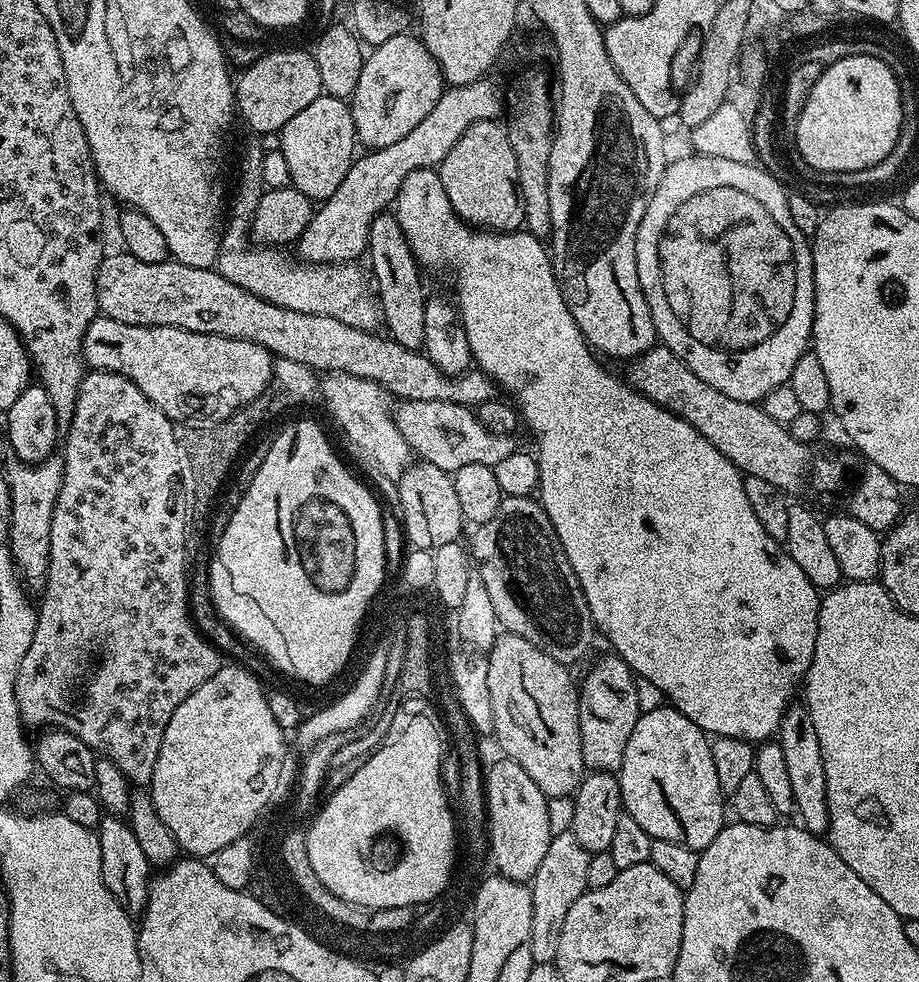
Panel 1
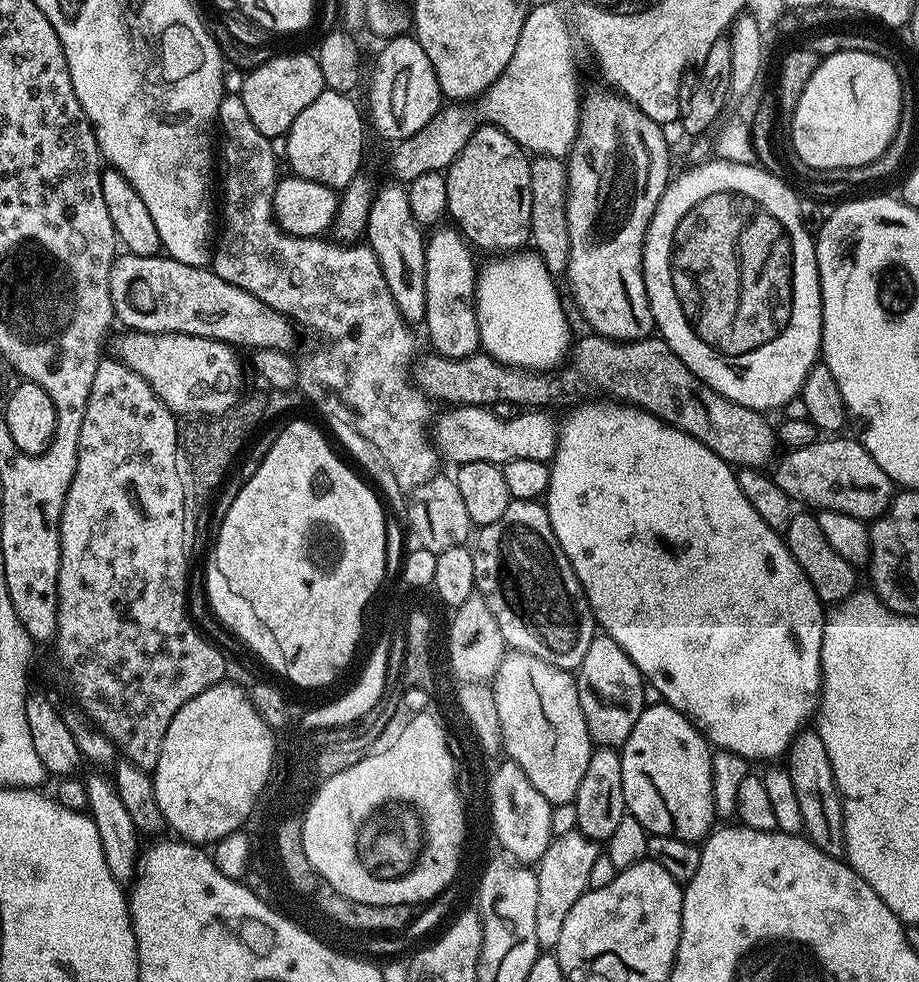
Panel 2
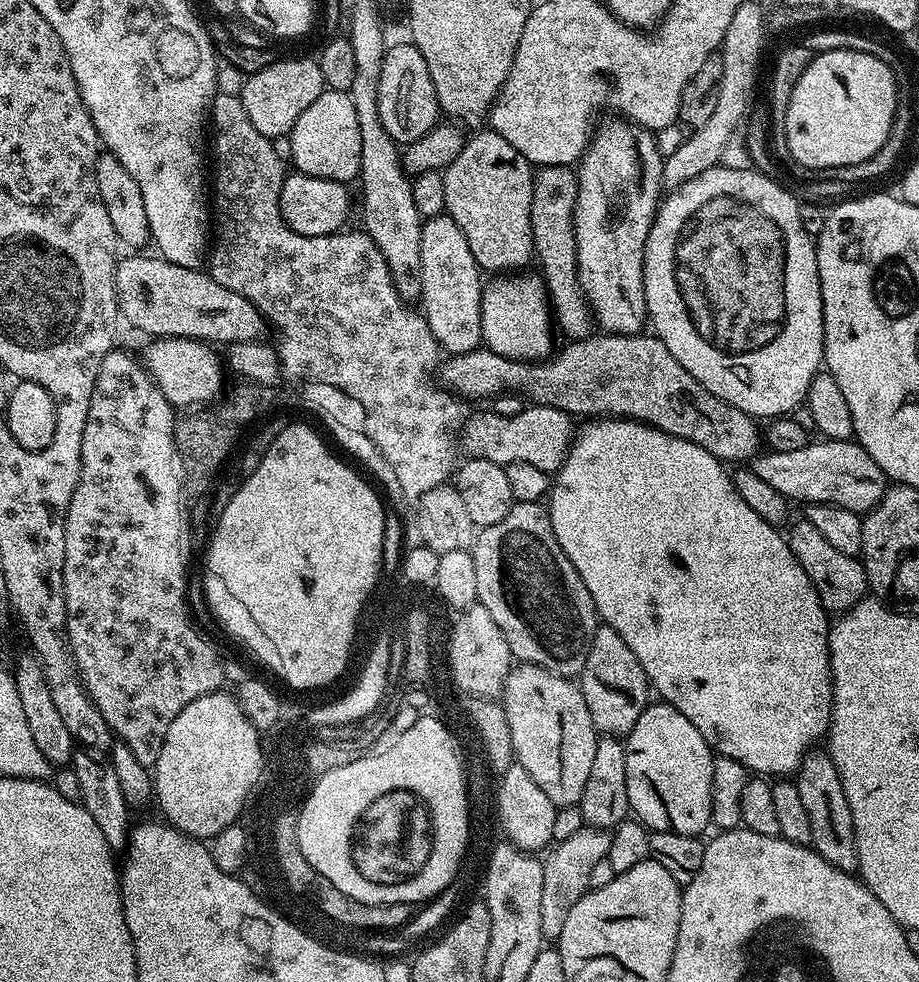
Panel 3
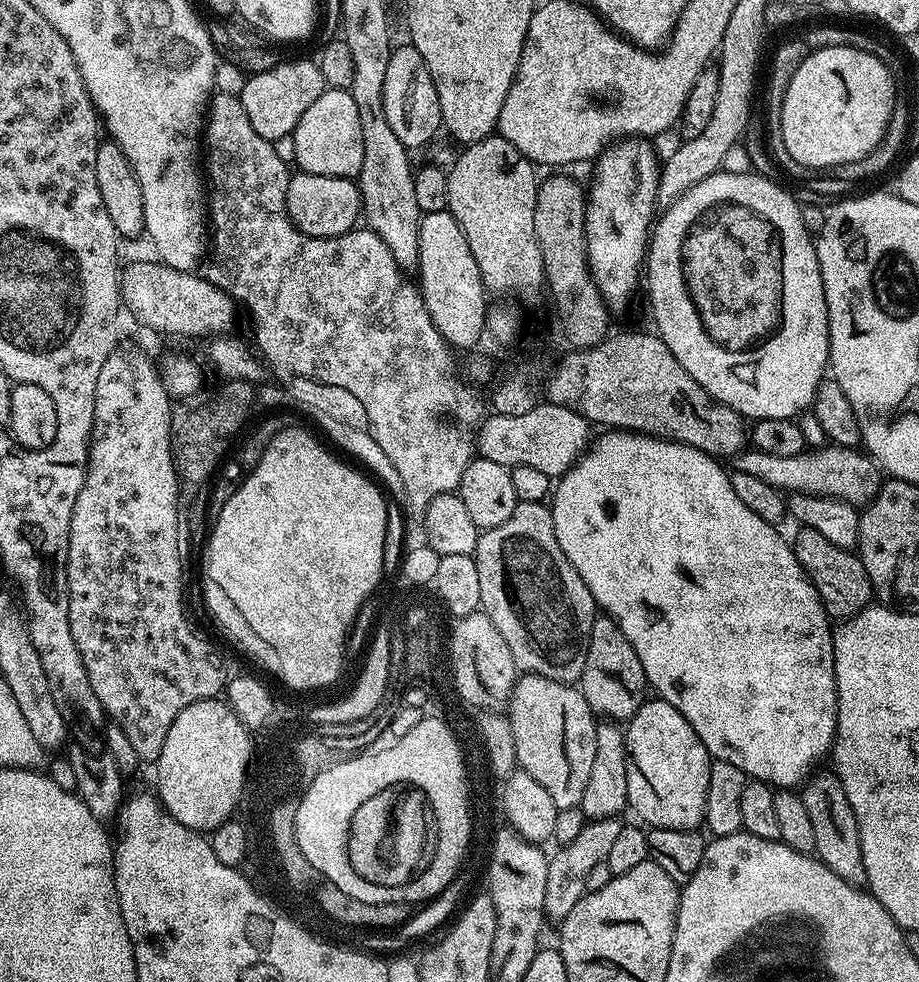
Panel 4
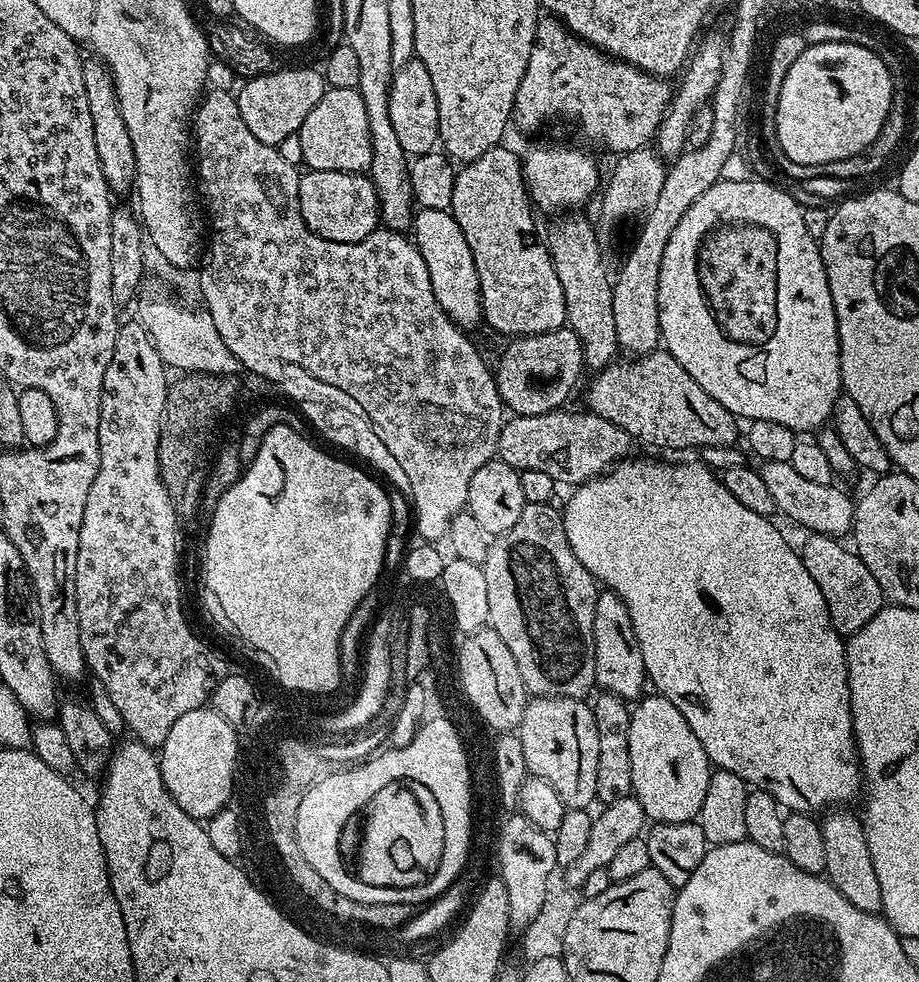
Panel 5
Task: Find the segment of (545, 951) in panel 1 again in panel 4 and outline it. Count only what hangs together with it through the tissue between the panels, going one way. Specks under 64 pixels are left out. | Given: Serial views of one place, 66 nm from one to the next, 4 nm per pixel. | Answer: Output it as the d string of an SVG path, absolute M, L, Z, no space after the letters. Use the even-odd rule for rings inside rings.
M616 818L588 820L582 834L578 834L578 838L574 838L574 842L557 847L555 849L557 852L551 853L548 873L546 874L546 902L544 903L544 911L549 921L559 922L564 920L566 914L570 914L570 910L574 910L574 906L578 906L578 902L588 891L586 877L590 875L590 870L594 870L594 866L607 861L621 827L621 821Z

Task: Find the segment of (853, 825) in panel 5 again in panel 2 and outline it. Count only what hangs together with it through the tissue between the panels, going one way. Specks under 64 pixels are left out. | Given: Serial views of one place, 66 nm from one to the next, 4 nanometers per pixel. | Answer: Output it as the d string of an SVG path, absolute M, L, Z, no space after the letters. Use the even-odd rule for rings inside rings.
M814 730L797 731L786 753L786 767L790 774L790 782L794 782L794 791L798 798L798 810L802 810L804 823L803 835L811 840L818 850L831 856L844 856L844 801L838 786L834 782L834 770L830 766L830 758L826 754L826 746L822 746L822 738Z

